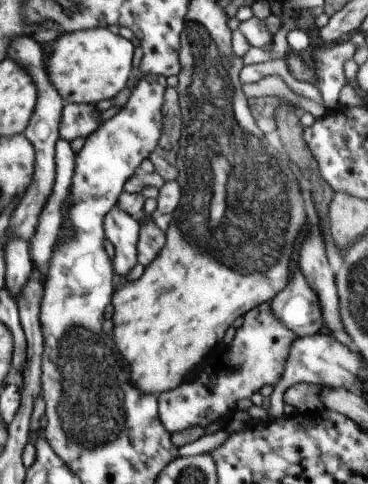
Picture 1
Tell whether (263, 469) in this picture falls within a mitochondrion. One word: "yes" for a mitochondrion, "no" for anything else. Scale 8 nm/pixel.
no

